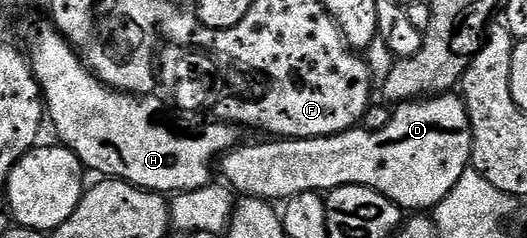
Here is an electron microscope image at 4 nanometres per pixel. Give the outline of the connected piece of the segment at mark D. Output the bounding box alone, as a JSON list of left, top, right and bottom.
[220,92,470,212]

